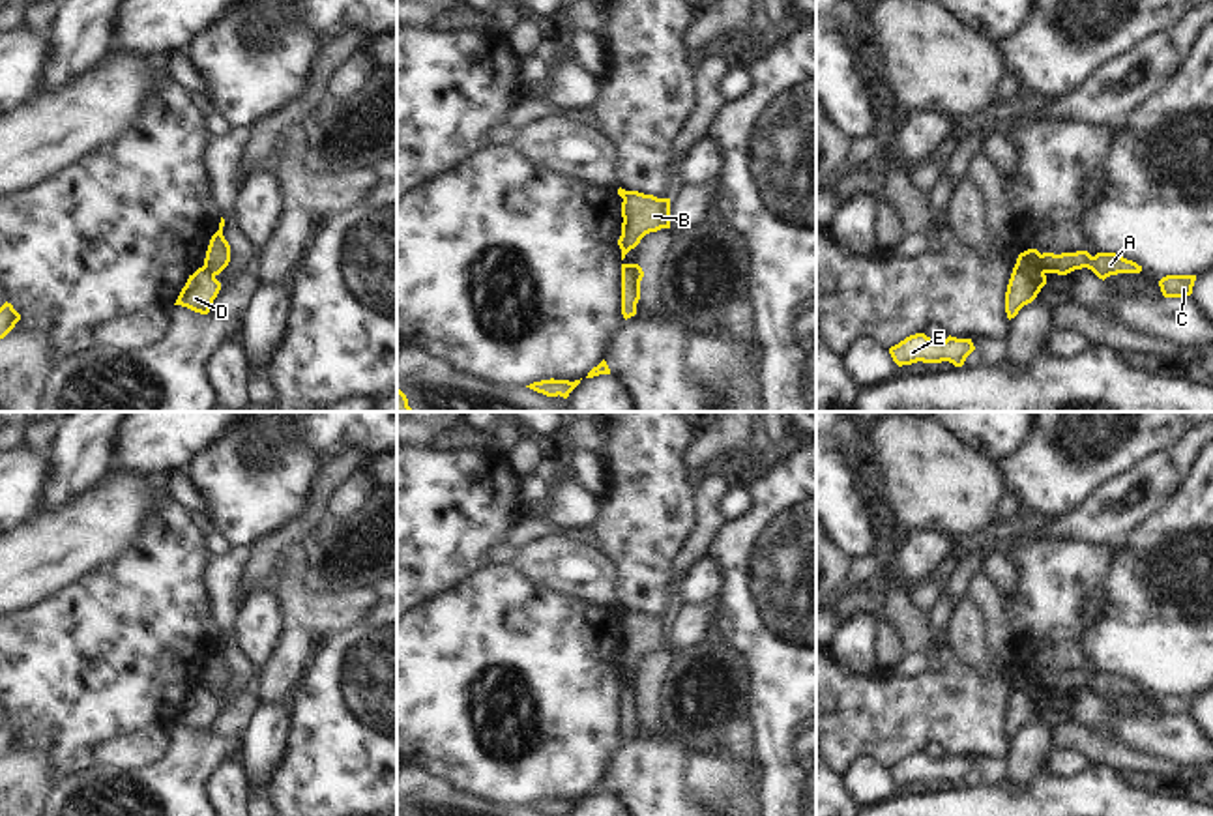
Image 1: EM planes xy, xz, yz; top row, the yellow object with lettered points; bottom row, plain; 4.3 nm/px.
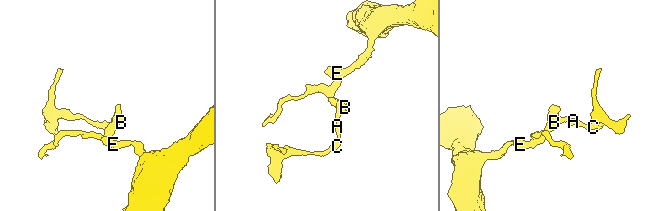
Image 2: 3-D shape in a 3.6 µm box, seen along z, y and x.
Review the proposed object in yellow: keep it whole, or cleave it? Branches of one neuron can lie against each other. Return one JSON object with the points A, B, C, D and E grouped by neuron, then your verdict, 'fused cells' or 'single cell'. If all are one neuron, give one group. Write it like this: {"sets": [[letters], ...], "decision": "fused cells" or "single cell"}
{"sets": [["A", "B", "C"], ["D", "E"]], "decision": "fused cells"}

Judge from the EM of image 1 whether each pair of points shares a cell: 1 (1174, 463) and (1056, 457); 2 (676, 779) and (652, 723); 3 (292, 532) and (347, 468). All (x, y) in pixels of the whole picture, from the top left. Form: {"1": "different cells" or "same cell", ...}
{"1": "different cells", "2": "different cells", "3": "same cell"}

